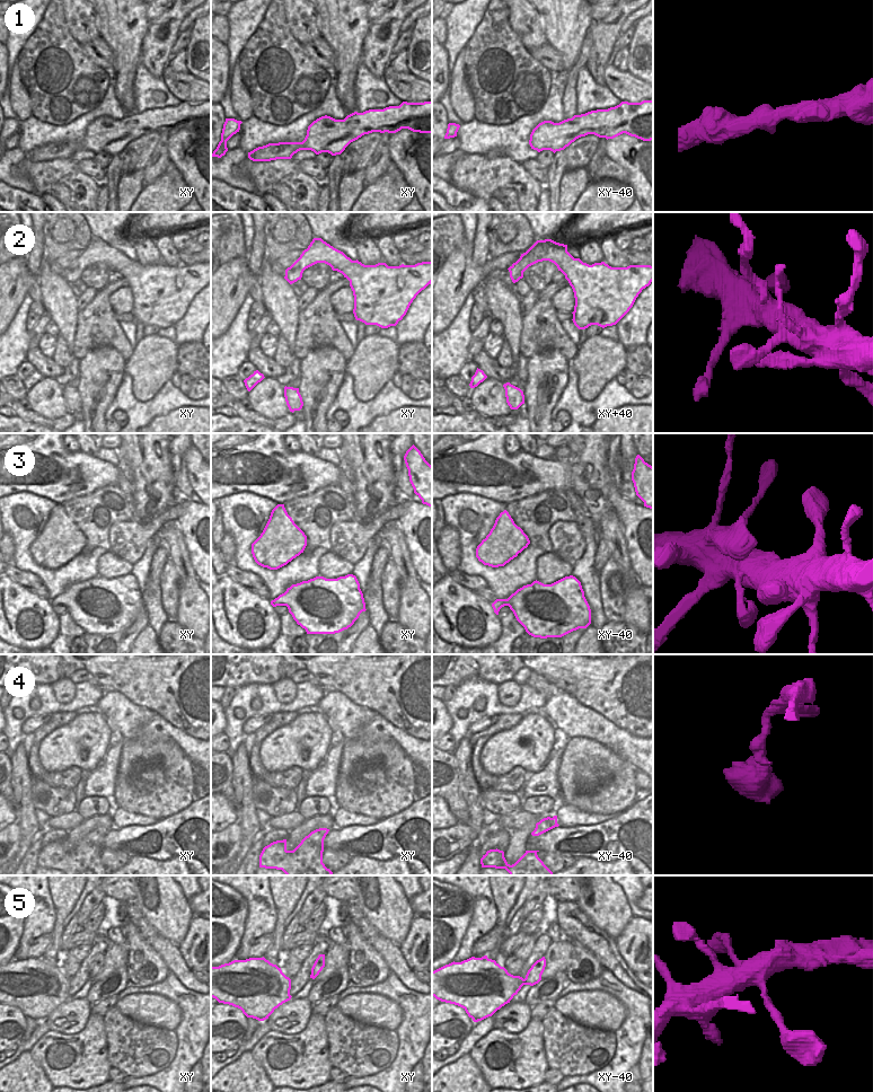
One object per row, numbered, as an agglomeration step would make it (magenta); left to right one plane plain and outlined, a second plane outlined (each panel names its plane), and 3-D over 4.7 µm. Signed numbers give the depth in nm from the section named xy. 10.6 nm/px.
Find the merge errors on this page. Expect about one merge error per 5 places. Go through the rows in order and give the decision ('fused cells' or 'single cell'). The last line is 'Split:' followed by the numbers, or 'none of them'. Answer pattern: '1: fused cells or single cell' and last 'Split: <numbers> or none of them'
1: single cell
2: fused cells
3: single cell
4: single cell
5: single cell
Split: 2

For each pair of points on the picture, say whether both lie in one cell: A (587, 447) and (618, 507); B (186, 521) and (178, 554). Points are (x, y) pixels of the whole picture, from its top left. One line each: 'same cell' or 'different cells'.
A: different cells
B: different cells

